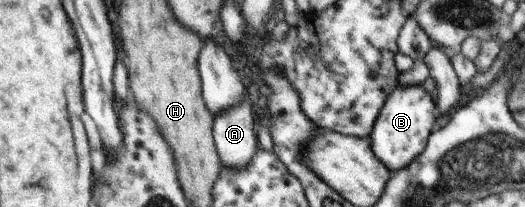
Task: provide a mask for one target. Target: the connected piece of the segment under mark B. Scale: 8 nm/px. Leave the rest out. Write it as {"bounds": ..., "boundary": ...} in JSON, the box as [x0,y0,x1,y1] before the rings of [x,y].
{"bounds":[368,84,435,175],"boundary":[[[418,84],[403,89],[395,88],[386,104],[382,105],[368,140],[374,156],[386,166],[391,175],[408,168],[426,149],[431,126],[435,122],[435,106],[431,100],[430,94]]]}

